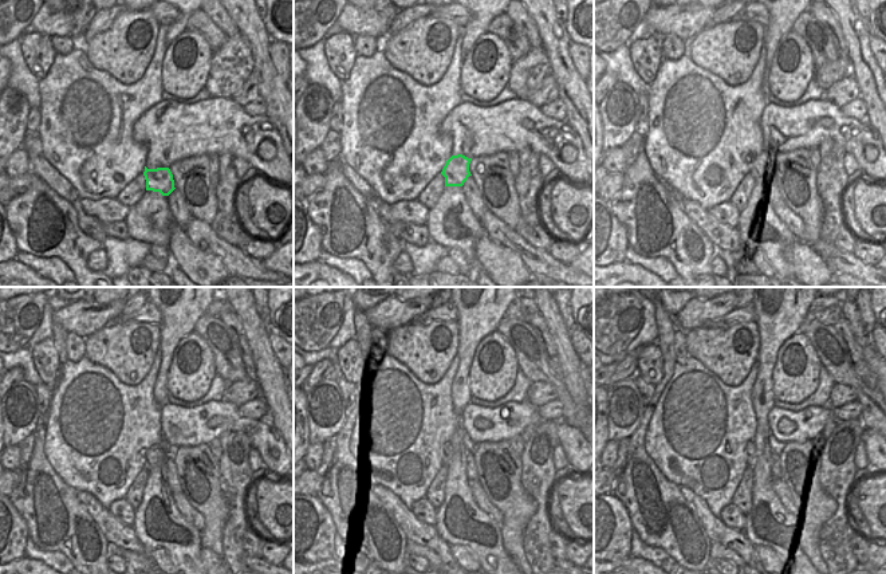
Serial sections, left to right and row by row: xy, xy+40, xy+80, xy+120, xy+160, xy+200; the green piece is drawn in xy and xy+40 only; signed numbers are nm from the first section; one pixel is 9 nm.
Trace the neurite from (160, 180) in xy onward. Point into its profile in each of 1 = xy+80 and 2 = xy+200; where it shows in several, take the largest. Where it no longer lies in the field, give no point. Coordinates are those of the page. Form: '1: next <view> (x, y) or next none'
1: next xy+80 (762, 162)
2: next xy+200 (749, 448)

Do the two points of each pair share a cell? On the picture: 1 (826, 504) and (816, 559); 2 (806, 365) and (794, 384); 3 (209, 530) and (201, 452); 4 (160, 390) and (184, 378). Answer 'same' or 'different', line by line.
1: same
2: same
3: same
4: different

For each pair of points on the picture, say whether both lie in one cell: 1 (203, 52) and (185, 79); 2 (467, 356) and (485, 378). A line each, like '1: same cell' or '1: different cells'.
1: same cell
2: different cells

